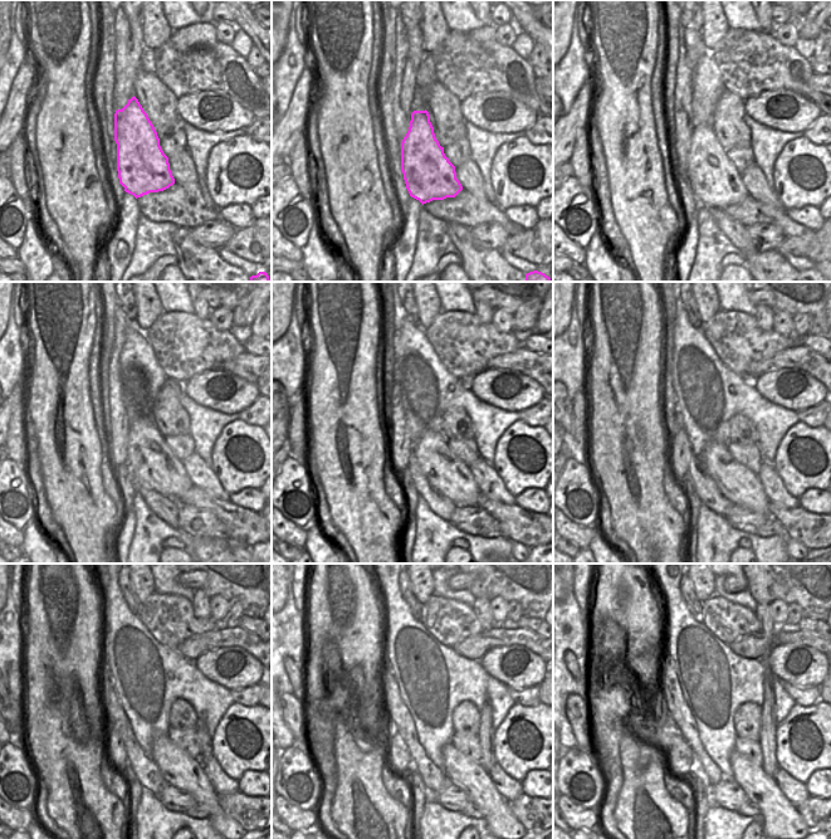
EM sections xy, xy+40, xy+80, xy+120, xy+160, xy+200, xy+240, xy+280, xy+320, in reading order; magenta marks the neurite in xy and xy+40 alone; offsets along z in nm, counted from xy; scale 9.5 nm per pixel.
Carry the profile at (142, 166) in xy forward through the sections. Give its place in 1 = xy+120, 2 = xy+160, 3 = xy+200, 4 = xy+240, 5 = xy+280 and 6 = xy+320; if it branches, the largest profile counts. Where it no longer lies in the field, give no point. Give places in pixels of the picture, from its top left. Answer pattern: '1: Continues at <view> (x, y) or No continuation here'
1: Continues at xy+120 (150, 458)
2: Continues at xy+160 (449, 476)
3: Continues at xy+200 (742, 487)
4: Continues at xy+240 (180, 770)
5: Continues at xy+280 (469, 775)
6: Continues at xy+320 (781, 819)

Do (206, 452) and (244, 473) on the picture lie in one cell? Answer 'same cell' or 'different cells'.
different cells

